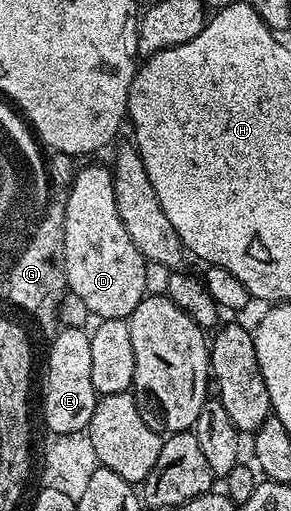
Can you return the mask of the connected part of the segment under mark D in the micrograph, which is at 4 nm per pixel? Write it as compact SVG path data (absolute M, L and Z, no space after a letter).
M89 164L86 168L78 167L76 169L73 185L69 187L69 197L63 206L63 215L65 217L65 233L63 234L63 246L65 247L64 264L68 291L77 294L84 305L87 306L87 310L101 316L103 320L124 320L128 318L135 310L135 306L139 306L139 302L145 299L147 295L145 290L145 265L147 261L144 256L139 254L135 242L131 242L131 234L127 234L127 230L123 226L123 218L119 218L119 206L115 206L113 173L106 165L104 168L101 164Z

